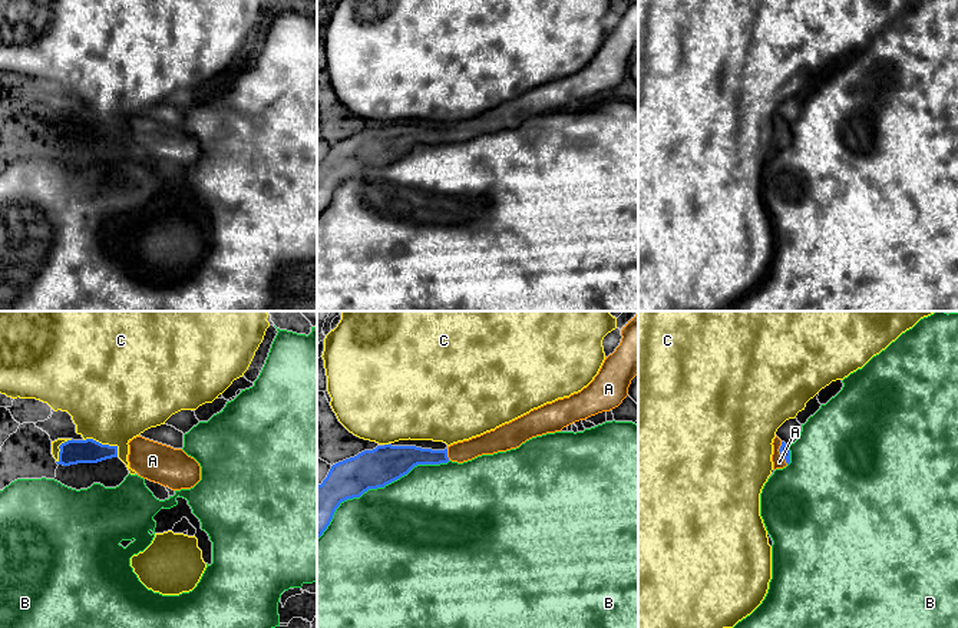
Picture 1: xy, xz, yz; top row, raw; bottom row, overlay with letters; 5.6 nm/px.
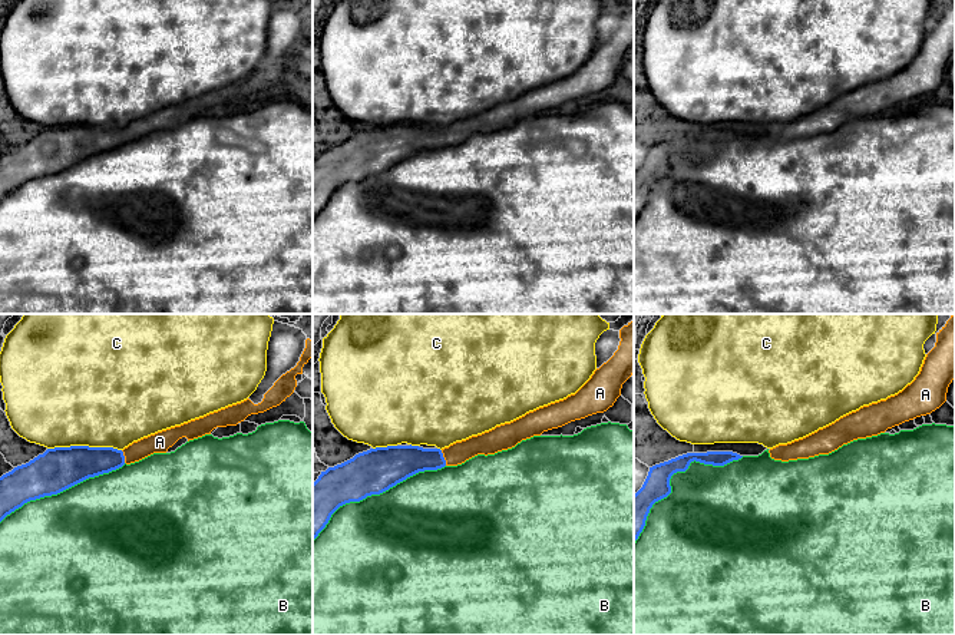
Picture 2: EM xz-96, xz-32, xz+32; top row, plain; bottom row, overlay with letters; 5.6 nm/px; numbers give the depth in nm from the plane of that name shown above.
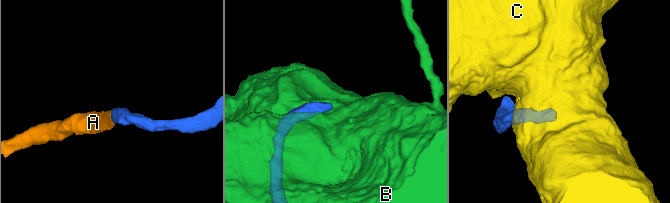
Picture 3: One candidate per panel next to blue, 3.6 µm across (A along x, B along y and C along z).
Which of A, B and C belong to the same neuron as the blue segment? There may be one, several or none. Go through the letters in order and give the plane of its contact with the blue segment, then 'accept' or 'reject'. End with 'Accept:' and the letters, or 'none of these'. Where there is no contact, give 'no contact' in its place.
A: yz | accept
B: xz | reject
C: xy | reject
Accept: A

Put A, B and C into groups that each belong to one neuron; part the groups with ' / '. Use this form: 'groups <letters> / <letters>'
groups A / B / C

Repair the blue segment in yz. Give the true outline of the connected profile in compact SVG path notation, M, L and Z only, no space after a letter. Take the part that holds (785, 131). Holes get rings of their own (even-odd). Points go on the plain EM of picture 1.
M777 115L773 118L773 133L772 133L772 141L773 141L773 148L783 148L790 142L790 129L789 123L782 120Z

